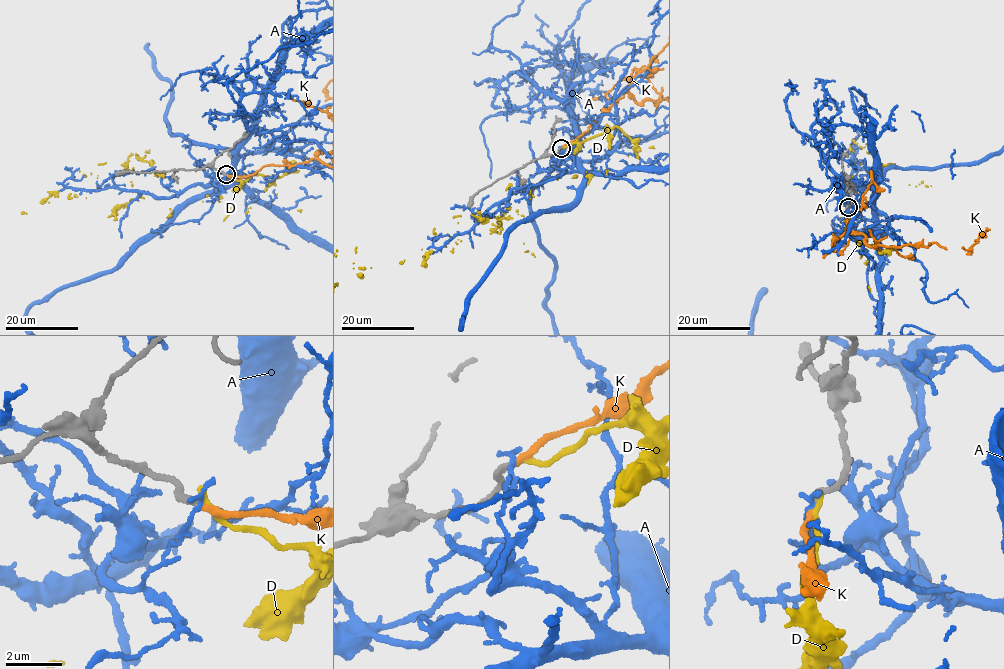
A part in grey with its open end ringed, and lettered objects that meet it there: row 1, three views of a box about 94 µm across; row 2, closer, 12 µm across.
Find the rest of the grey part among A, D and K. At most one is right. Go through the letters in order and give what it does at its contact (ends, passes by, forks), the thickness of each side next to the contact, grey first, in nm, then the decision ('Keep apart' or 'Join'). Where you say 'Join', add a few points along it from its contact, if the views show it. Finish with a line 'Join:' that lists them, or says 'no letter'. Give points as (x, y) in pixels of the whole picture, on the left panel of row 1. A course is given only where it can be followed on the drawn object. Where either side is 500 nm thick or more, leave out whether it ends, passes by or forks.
A: It ends there. Thickness 240 nm (grey) against 220 nm. Keep apart
D: It ends there. Thickness 240 nm (grey) against 240 nm. Keep apart
K: It ends there. Thickness 240 nm (grey) against 240 nm. Join
Join: K

